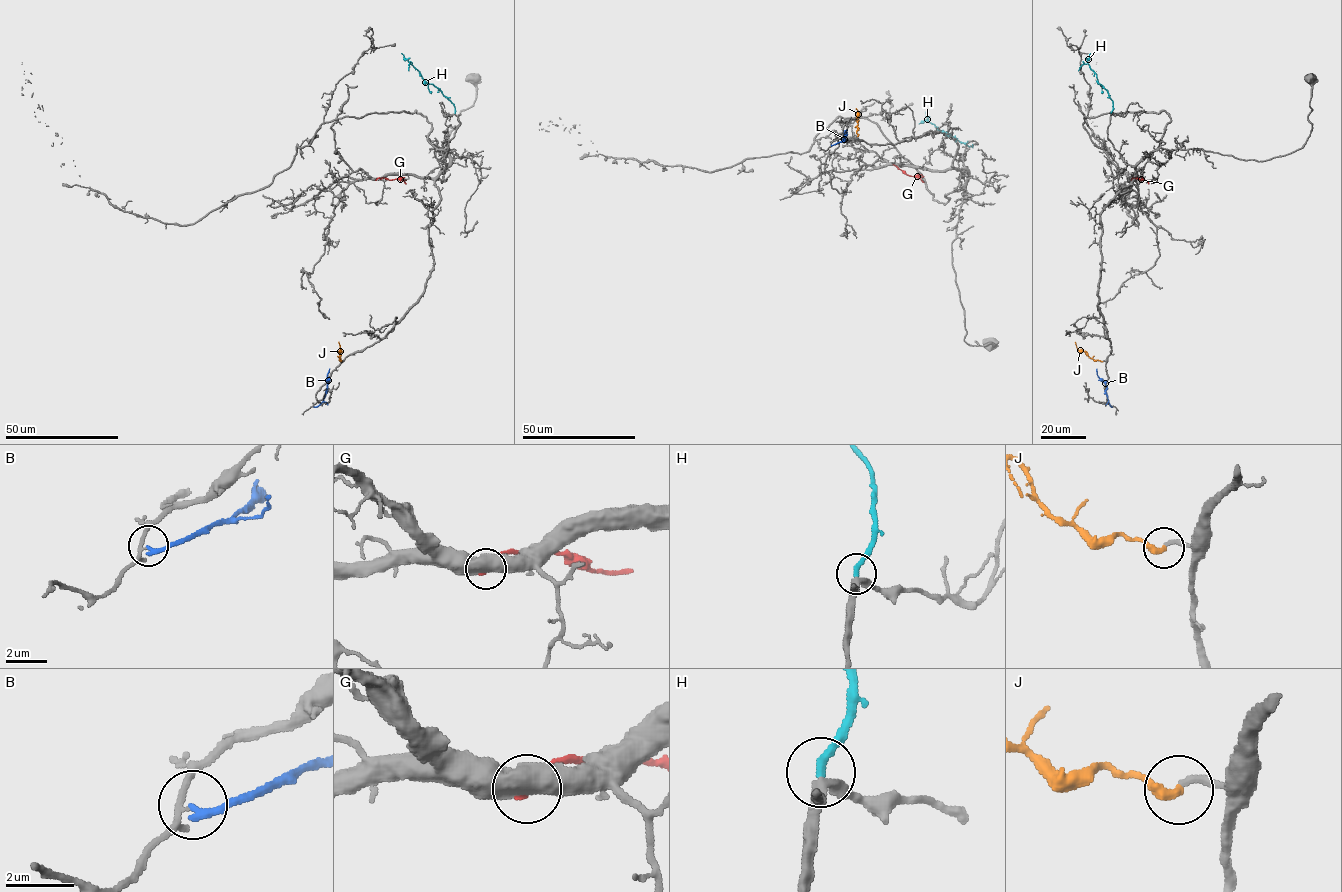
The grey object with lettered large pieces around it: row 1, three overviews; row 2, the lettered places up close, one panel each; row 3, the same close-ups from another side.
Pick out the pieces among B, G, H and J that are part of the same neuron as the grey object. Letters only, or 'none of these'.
H, J

